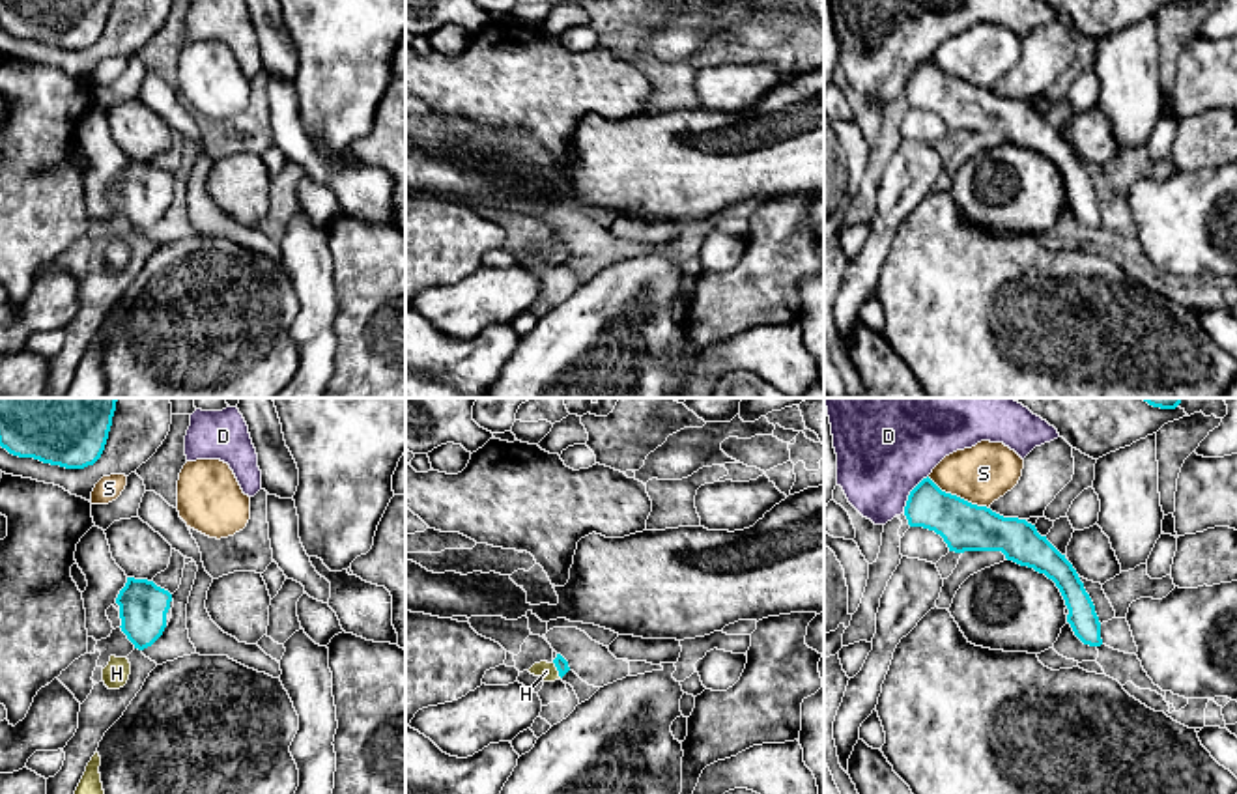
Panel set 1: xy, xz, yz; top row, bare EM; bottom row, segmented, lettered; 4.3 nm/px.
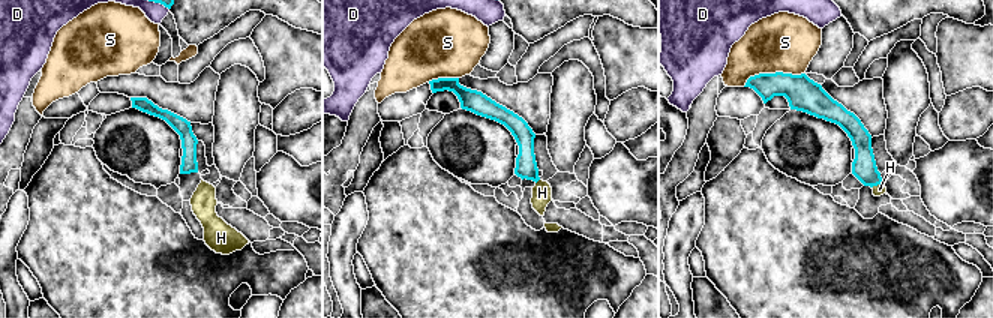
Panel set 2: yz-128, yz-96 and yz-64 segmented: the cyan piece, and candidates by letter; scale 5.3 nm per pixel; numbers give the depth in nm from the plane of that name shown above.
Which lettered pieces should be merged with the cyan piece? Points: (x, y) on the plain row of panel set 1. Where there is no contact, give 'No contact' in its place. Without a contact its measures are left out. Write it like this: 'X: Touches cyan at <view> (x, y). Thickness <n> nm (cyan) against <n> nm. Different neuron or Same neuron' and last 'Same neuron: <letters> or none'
D: Touches cyan at yz (910, 75). Thickness 190 nm (cyan) against 360 nm. Different neuron
H: Touches cyan at xz (557, 251). Thickness 60 nm (cyan) against 80 nm. Same neuron
S: Touches cyan at yz (959, 79). Thickness 200 nm (cyan) against 260 nm. Different neuron
Same neuron: H

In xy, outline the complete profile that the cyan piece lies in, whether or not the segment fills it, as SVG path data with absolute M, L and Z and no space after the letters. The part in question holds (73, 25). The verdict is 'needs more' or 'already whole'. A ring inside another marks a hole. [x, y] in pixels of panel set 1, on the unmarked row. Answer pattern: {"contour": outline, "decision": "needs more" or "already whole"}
{"contour": "M0 0L0 28L65 50L93 47L107 26L112 0Z", "decision": "already whole"}

